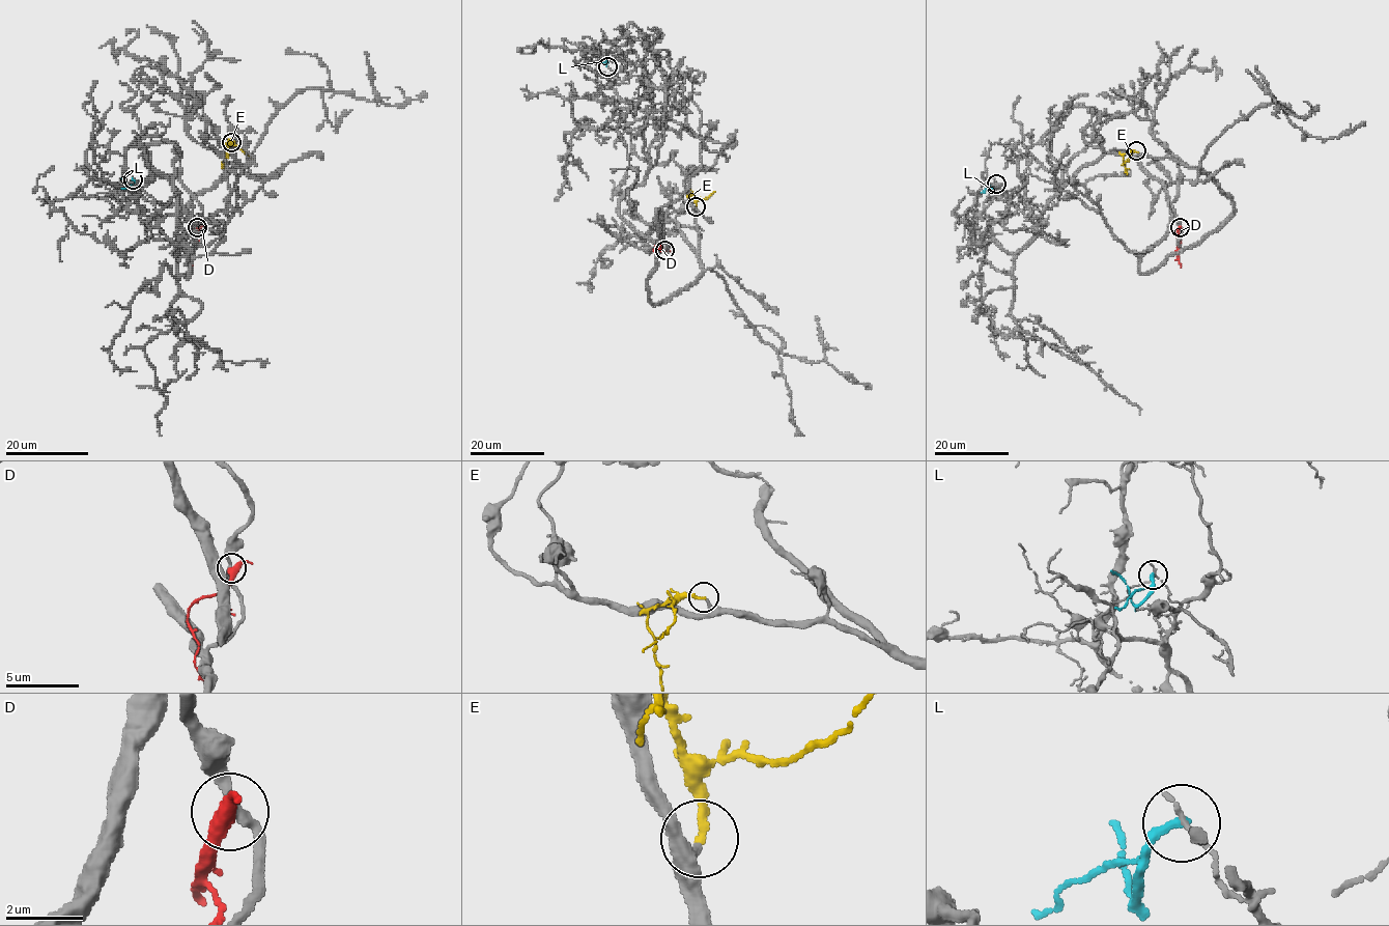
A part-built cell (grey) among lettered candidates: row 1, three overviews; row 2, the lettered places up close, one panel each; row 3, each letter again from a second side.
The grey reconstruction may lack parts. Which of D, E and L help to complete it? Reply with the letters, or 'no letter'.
no letter

